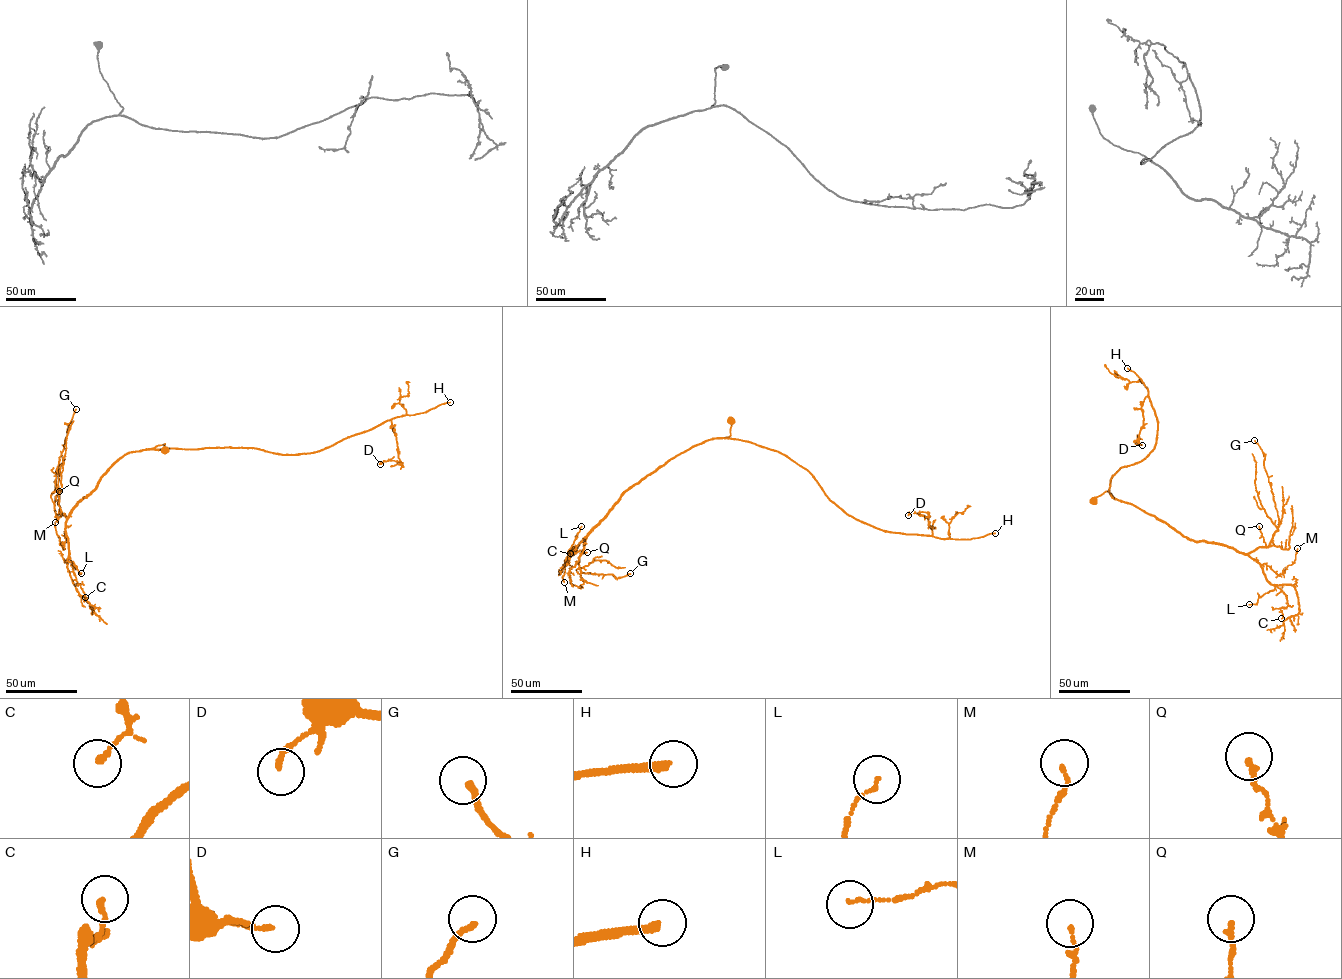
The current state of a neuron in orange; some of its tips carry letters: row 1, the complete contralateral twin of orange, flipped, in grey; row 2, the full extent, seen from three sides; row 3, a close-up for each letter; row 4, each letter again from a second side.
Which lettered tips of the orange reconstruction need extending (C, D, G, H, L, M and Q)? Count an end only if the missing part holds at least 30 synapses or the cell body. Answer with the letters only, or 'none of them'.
H

